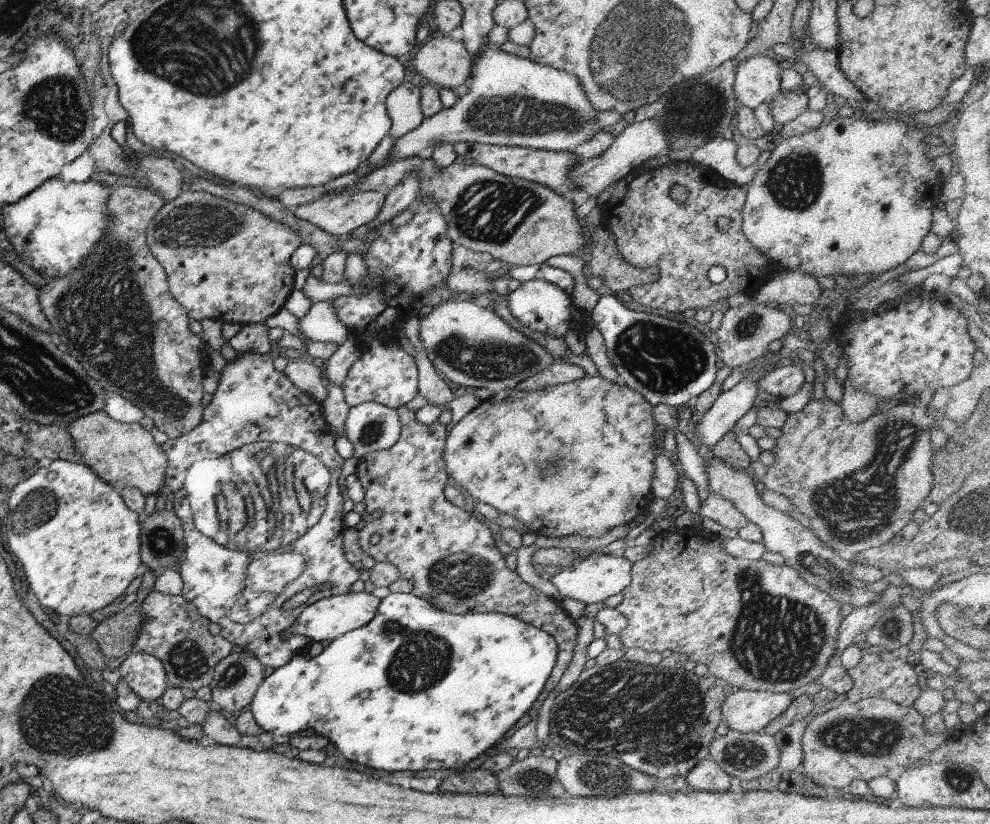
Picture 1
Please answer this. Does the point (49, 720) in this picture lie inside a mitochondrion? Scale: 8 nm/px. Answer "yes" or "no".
yes

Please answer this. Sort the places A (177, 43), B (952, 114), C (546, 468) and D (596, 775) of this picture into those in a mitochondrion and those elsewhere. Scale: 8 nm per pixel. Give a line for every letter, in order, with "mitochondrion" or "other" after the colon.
A: mitochondrion
B: other
C: mitochondrion
D: mitochondrion

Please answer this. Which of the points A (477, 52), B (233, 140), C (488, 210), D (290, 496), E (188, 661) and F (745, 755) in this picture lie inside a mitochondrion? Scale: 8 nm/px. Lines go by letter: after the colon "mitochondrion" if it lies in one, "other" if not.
A: other
B: other
C: mitochondrion
D: mitochondrion
E: mitochondrion
F: mitochondrion

